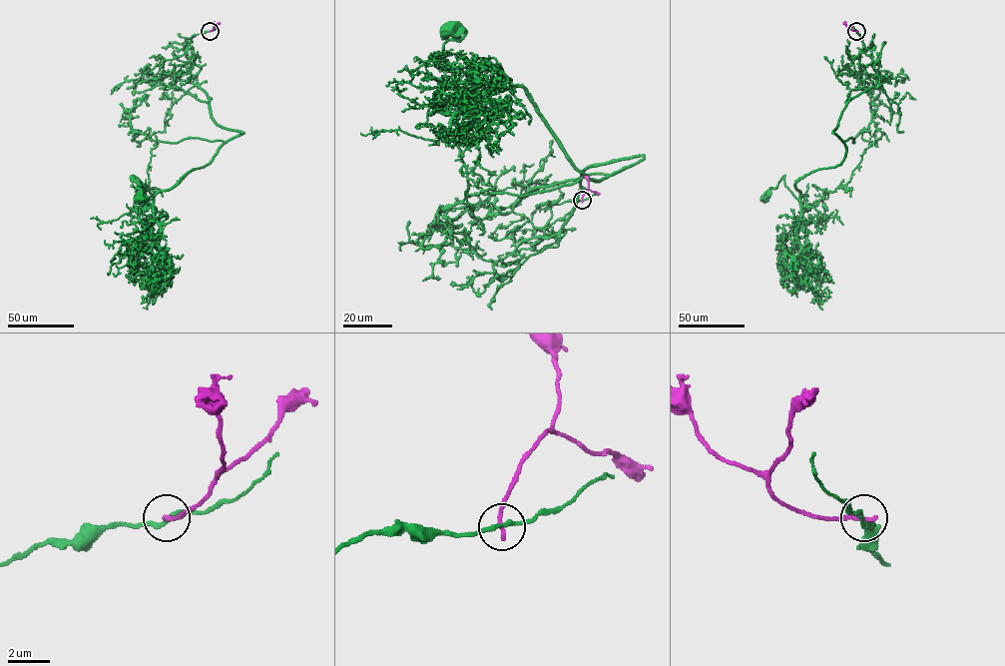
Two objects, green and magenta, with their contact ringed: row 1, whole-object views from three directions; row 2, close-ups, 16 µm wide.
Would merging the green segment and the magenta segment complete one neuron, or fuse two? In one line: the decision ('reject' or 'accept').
reject

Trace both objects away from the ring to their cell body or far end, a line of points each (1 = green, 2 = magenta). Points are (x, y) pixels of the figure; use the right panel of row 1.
1: (856, 31), (879, 85), (853, 97), (833, 131), (844, 159), (800, 178), (798, 201), (783, 176), (764, 198)
2: (856, 31), (843, 22)

